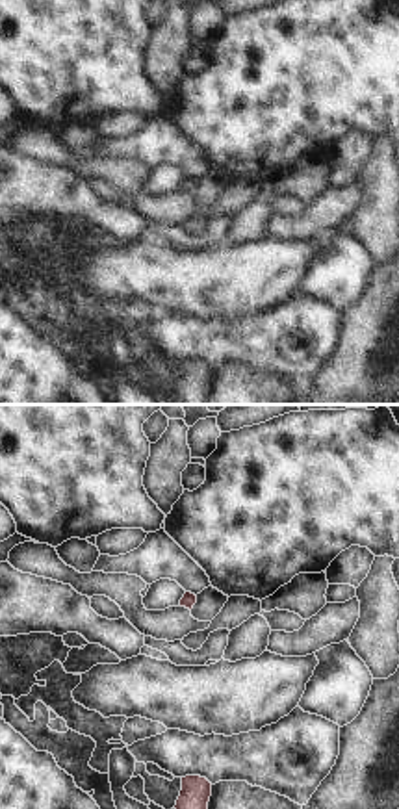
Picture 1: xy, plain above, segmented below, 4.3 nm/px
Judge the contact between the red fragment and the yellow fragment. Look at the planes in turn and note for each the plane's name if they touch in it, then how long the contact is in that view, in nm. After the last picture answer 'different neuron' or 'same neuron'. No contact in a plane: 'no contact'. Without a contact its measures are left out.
no contact

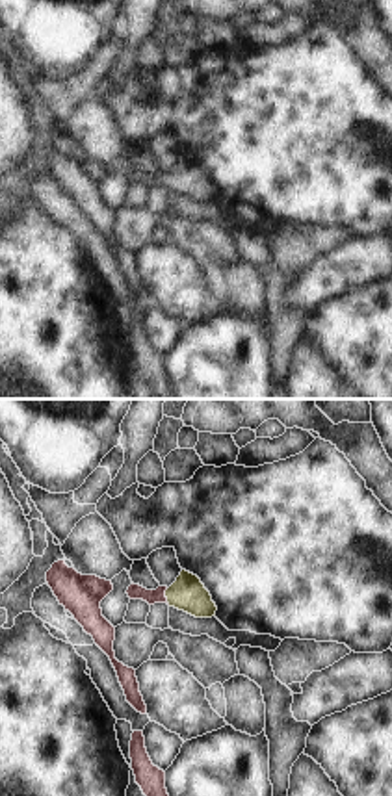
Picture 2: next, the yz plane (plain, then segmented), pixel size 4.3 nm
contact in yz; length 70 nm

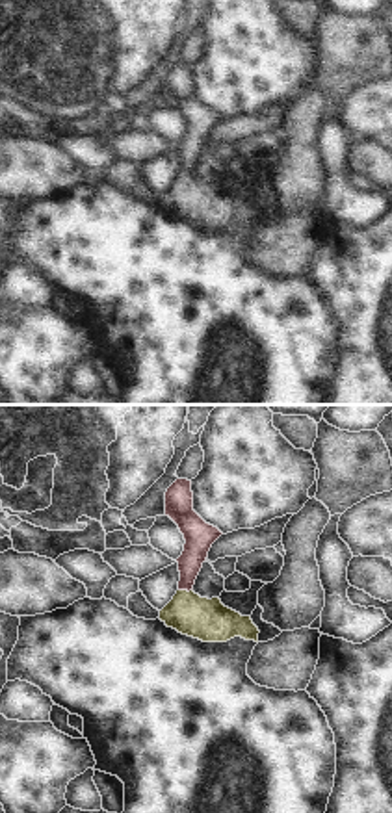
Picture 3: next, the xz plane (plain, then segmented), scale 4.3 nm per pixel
contact in xz; length 60 nm

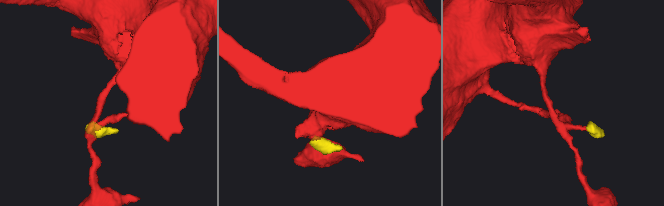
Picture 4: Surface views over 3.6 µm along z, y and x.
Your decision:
same neuron

